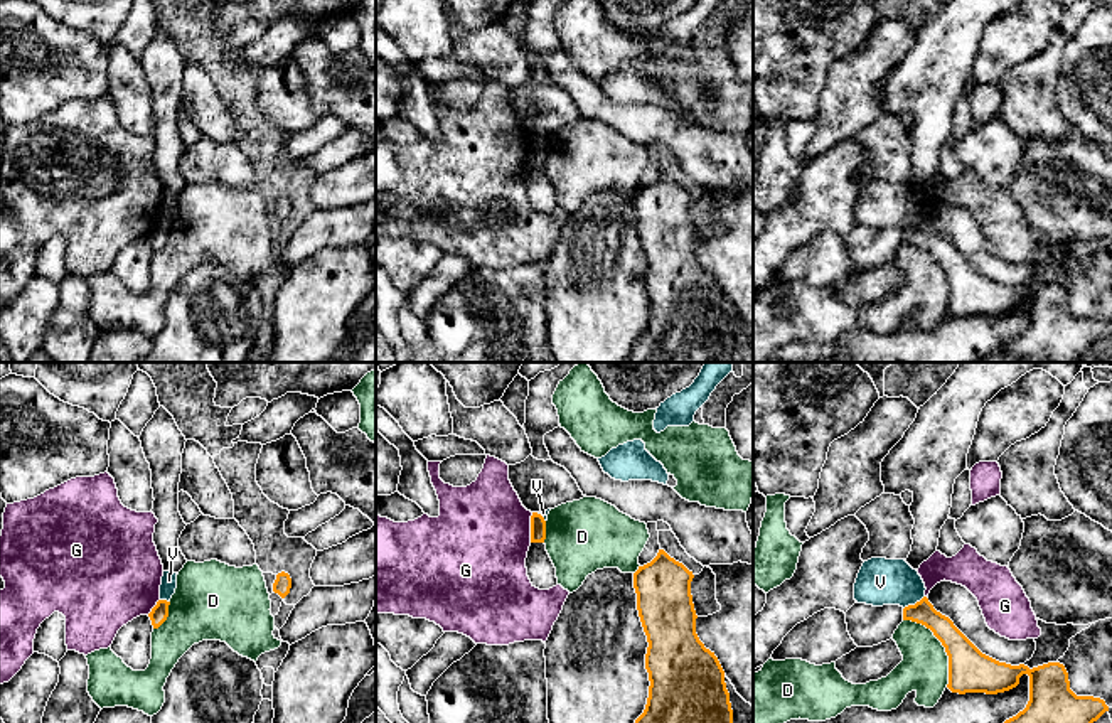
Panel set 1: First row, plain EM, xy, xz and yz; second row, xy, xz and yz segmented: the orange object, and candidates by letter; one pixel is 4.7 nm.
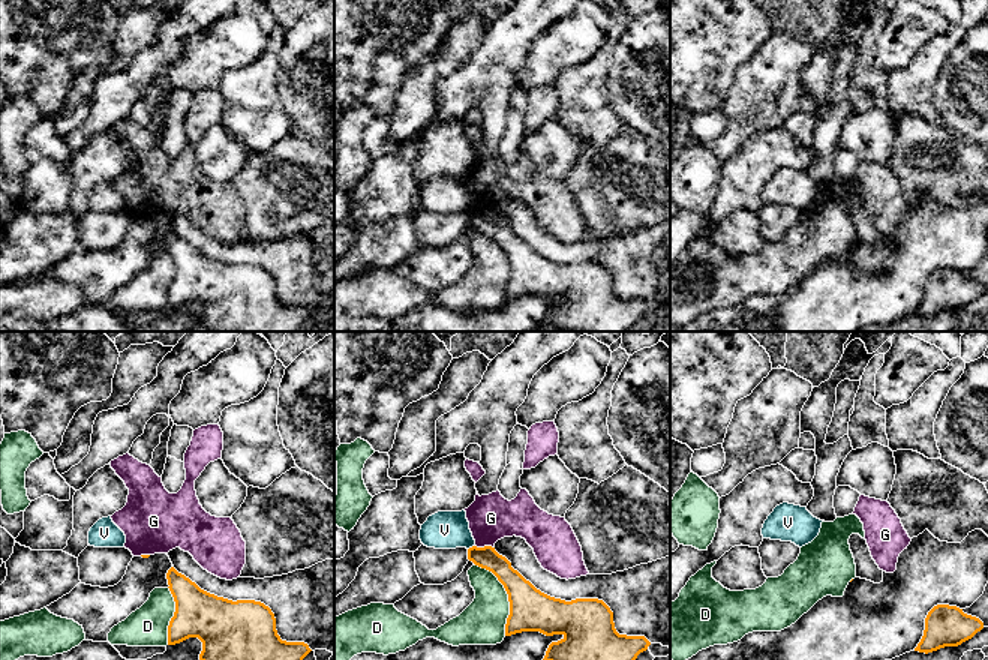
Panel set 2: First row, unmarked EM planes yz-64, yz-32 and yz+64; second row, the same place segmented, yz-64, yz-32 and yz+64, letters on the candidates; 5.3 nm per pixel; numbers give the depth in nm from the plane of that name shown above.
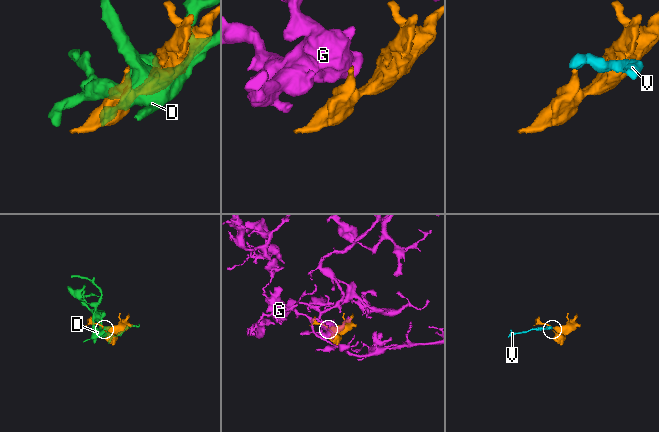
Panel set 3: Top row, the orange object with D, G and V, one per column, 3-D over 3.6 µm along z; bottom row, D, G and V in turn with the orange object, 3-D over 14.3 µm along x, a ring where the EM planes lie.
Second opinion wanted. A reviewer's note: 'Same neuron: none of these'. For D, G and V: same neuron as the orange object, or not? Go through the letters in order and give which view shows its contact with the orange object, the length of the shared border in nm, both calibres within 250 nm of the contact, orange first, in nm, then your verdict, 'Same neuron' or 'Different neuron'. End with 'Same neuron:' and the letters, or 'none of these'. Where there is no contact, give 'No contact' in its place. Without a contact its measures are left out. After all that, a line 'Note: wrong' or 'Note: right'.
D: Touches orange in yz. Shared border 380 nm. Thickness 200 nm (orange) against 220 nm. Different neuron
G: Touches orange in xz. Shared border 140 nm. Thickness 80 nm (orange) against 460 nm. Different neuron
V: Touches orange in yz. Shared border 120 nm. Thickness 110 nm (orange) against 220 nm. Different neuron
Same neuron: none of these
Note: right

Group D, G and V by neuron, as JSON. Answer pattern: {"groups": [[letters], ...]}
{"groups": [["D"], ["G"], ["V"]]}

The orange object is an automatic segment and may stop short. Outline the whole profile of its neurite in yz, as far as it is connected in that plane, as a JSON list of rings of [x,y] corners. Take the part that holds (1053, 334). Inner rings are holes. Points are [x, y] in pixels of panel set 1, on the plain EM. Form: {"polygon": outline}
{"polygon": [[[927,219],[905,229],[903,243],[925,248],[942,265],[949,278],[947,310],[952,315],[997,317],[1016,310],[1023,297],[1029,298],[1029,324],[1023,334],[999,349],[1002,352],[1048,362],[1083,362],[1092,345],[1109,334],[1100,320],[1077,319],[1060,285],[1029,292],[982,276]]]}

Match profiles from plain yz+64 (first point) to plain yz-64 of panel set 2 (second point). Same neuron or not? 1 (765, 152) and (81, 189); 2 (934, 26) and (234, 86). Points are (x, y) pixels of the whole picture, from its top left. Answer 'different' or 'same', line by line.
1: different
2: different

